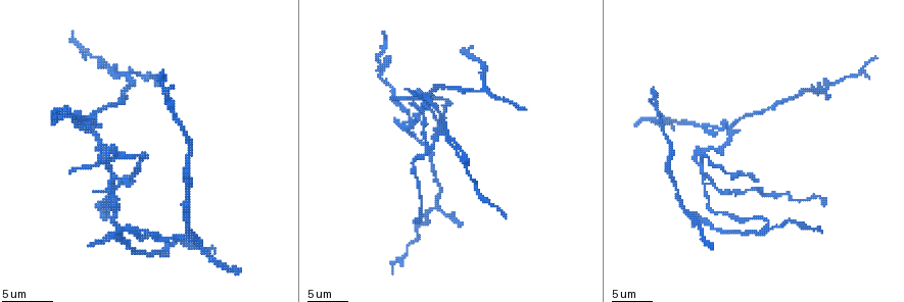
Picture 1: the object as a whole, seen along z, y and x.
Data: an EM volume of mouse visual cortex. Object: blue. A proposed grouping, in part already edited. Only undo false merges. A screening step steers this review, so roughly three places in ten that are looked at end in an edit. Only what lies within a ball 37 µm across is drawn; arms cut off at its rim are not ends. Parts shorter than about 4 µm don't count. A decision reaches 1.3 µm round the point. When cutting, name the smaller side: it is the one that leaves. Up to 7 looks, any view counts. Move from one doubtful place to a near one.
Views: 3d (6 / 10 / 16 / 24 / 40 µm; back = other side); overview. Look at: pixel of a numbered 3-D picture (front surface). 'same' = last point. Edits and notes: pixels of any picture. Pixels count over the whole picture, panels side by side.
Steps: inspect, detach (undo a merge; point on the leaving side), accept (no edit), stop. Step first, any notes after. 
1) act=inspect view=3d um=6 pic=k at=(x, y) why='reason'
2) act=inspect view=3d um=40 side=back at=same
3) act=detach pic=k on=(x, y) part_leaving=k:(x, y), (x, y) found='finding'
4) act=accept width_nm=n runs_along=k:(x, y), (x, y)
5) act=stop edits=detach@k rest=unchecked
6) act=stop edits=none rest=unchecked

act=inspect view=3d um=10 pic=1 at=(112, 181) why='three-way junction'

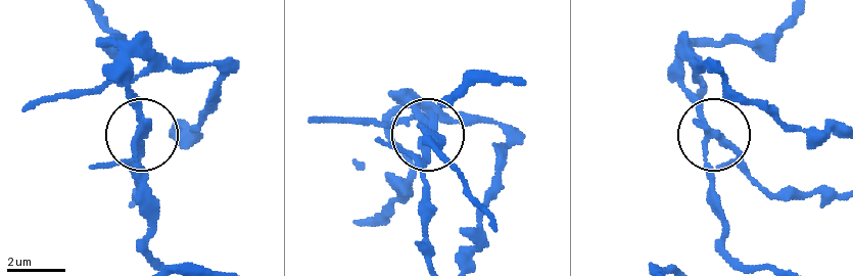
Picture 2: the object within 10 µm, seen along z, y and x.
act=detach pic=2 on=(422, 154) side_arm_um=18 part_leaving=2:(431, 126), (424, 256) found='a second neuron is stuck on'

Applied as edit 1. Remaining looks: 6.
act=inspect view=overview

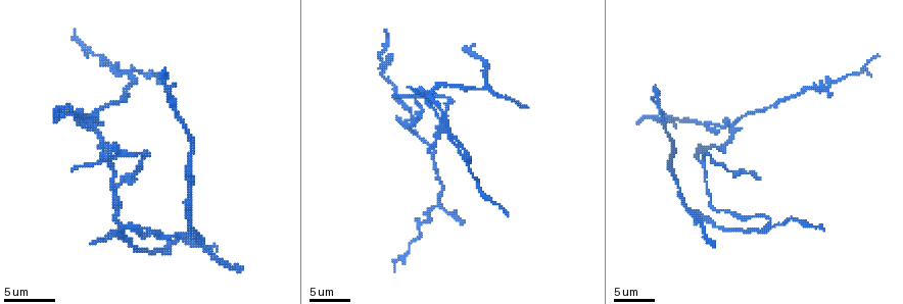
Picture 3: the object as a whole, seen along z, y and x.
act=inspect view=3d um=10 pic=3 at=(733, 213)

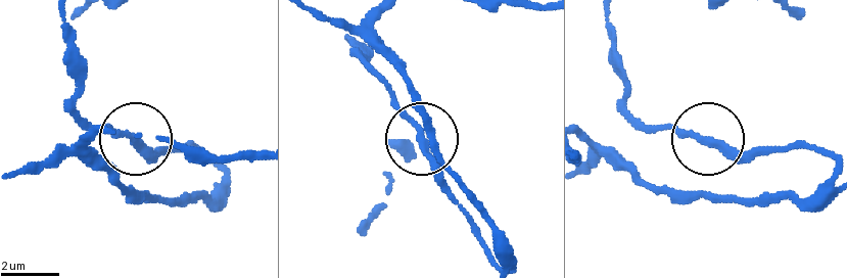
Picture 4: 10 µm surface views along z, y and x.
act=inspect view=3d um=10 side=back pic=4 at=(424, 144)

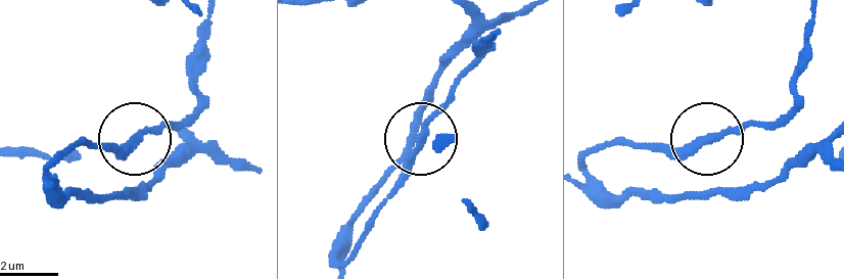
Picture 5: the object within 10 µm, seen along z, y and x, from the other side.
act=accept side_arm_um=44 runs_along=5:(710, 139), (650, 146) found='continuous, no second neuron'

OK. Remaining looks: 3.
act=inspect view=3d um=10 pic=3 at=(469, 162) why='arms part here'

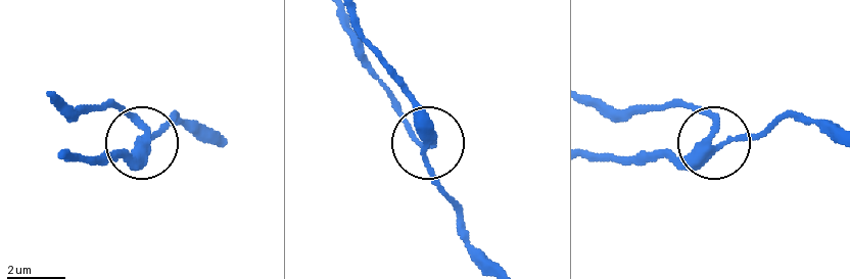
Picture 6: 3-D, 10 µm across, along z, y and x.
act=accept runs_along=6:(592, 100), (701, 110), (711, 137), (723, 144), (771, 125) found='continuous, no second neuron'

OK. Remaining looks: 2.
act=inspect view=3d um=10 pic=3 at=(729, 125) why='four-way junction'

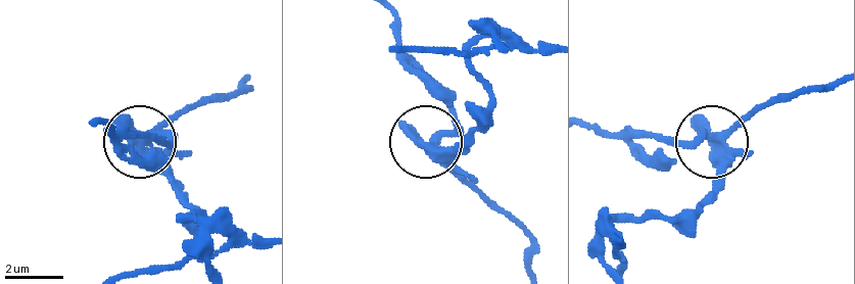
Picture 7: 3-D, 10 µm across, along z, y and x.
act=detach pic=7 on=(455, 113) arms=4 part_leaving=7:(720, 140), (769, 103), (836, 84) found='two neurons meet here'

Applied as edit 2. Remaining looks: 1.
act=stop edits=detach@2,detach@7 rest=unchecked

